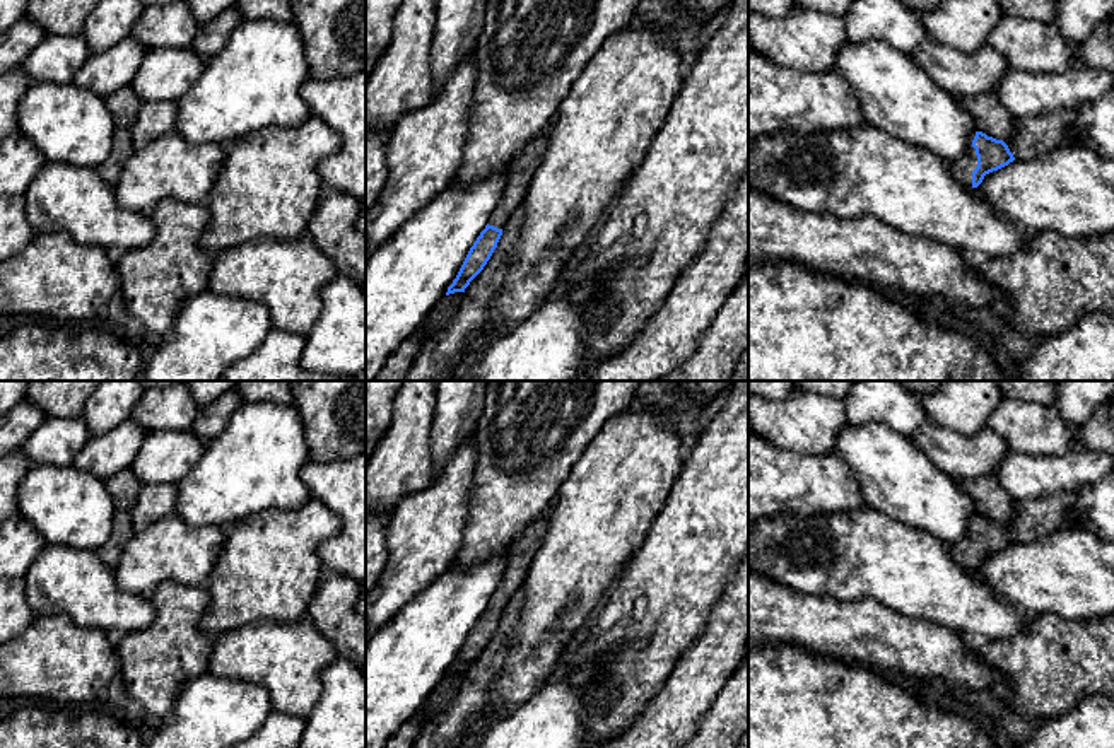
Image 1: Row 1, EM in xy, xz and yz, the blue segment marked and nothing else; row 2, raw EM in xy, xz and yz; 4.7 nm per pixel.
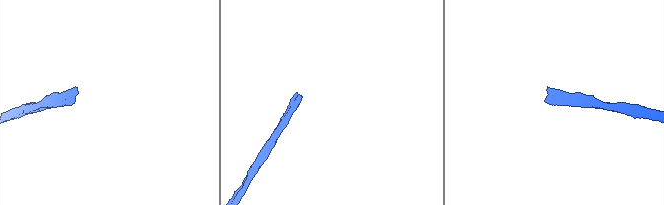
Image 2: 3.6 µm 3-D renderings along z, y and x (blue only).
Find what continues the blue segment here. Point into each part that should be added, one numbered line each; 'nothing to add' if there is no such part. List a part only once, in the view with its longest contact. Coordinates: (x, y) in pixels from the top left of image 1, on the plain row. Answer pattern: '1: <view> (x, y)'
1: yz (962, 550)

